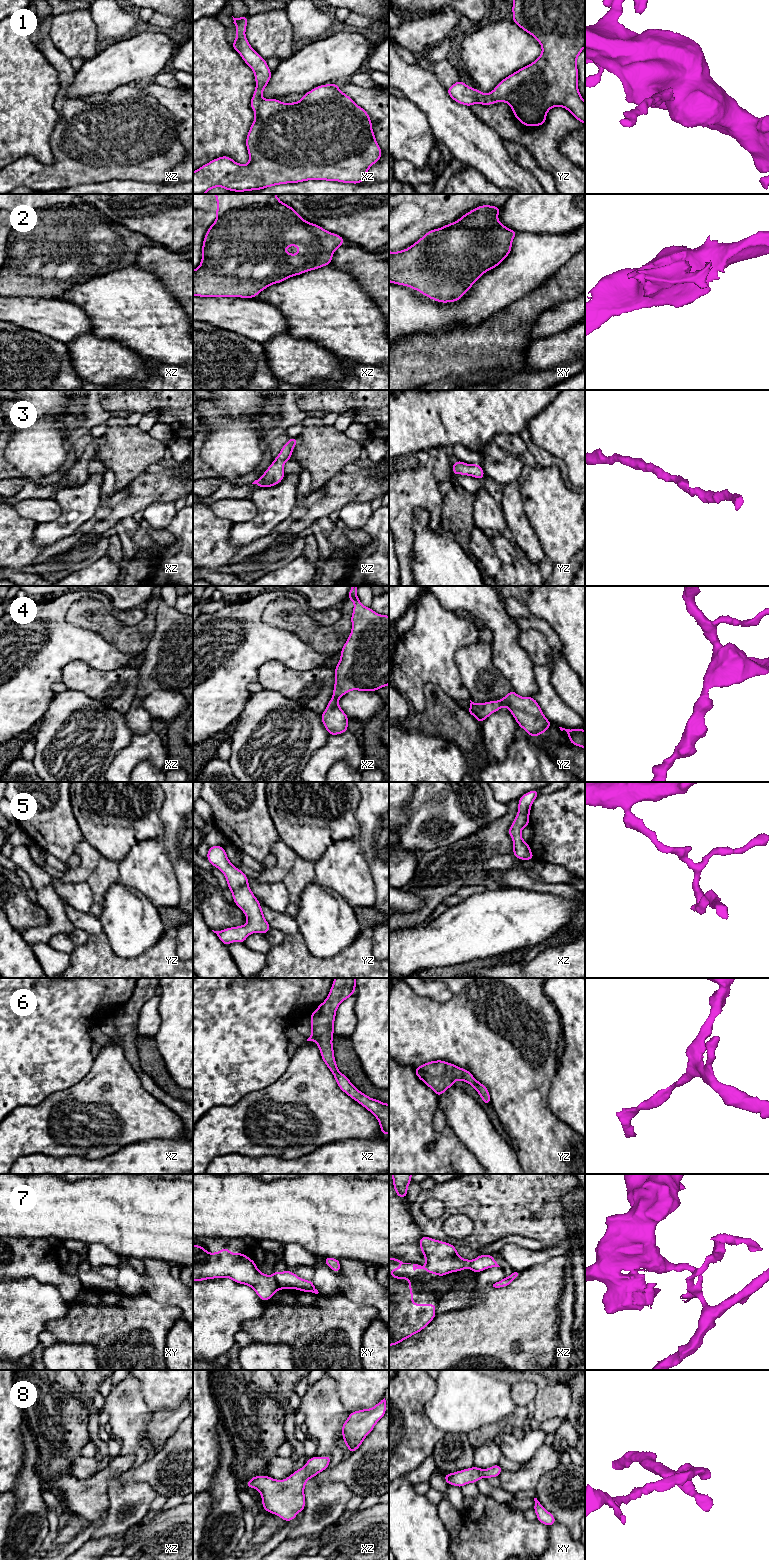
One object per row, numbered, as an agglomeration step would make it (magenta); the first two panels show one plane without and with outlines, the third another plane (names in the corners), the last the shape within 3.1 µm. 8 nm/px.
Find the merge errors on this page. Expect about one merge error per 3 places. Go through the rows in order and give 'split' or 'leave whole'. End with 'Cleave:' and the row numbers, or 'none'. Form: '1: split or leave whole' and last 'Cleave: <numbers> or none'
1: leave whole
2: leave whole
3: leave whole
4: leave whole
5: leave whole
6: leave whole
7: split
8: leave whole
Cleave: 7

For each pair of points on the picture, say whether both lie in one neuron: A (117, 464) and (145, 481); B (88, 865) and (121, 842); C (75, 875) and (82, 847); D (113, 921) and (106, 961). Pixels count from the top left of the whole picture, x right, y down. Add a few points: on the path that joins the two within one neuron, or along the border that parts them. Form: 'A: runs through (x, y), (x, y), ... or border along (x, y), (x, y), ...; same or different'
A: border along (144, 471), (124, 489); different
B: border along (84, 840), (102, 856); different
C: runs through (82, 868), (84, 866), (84, 854); same
D: border along (102, 931), (110, 947), (117, 955), (129, 957); different

